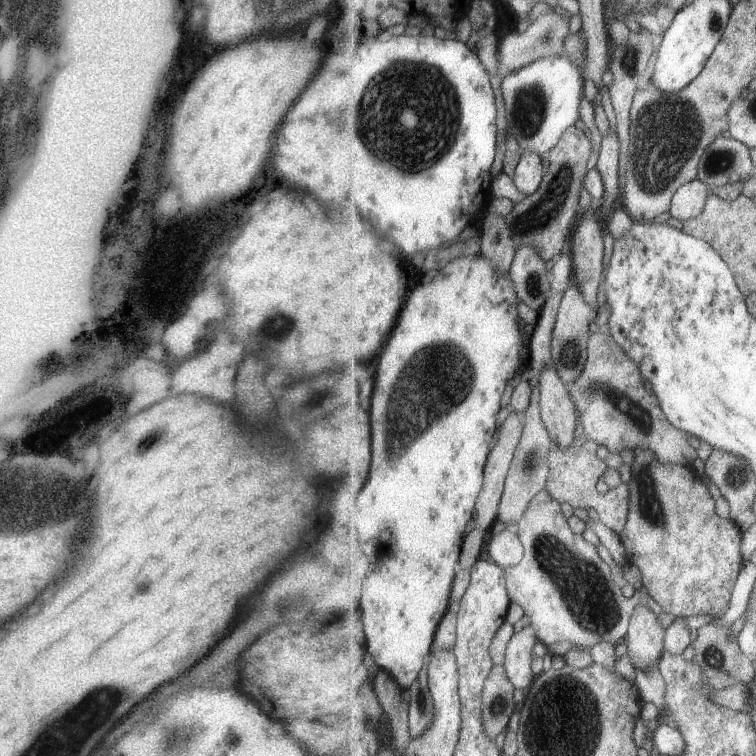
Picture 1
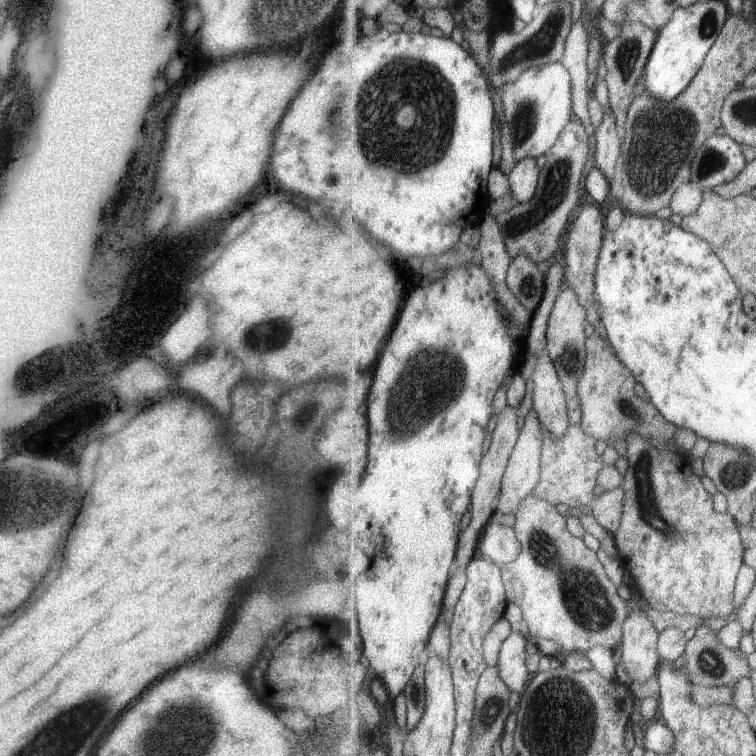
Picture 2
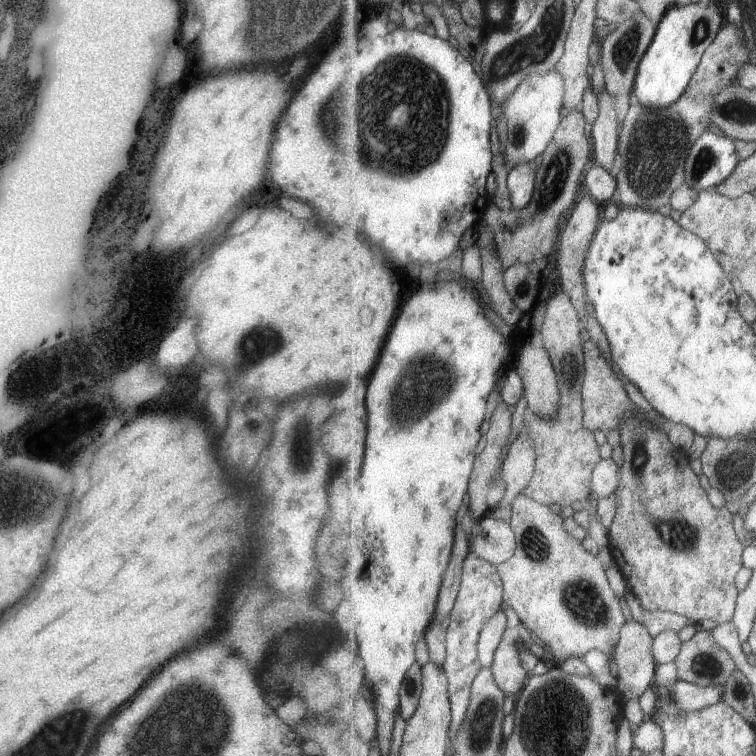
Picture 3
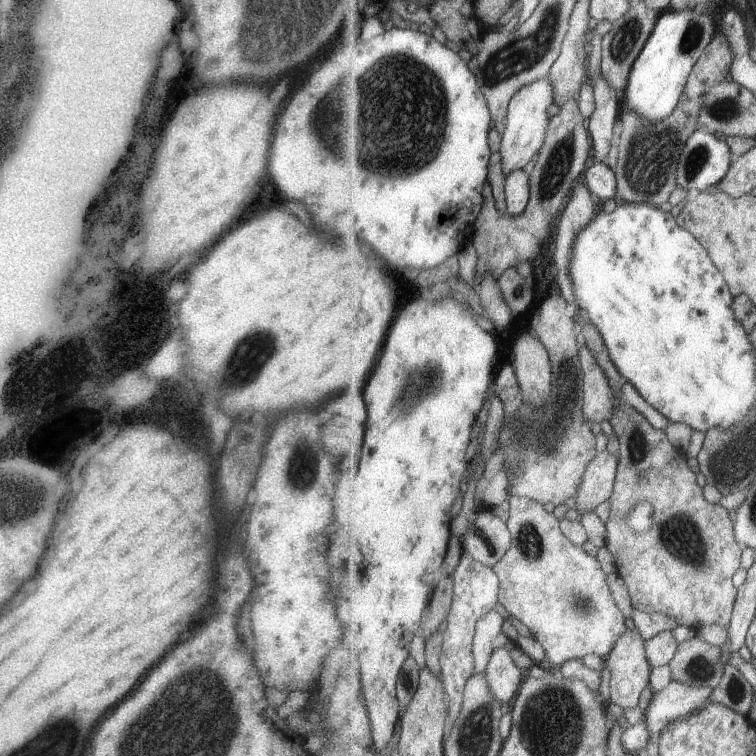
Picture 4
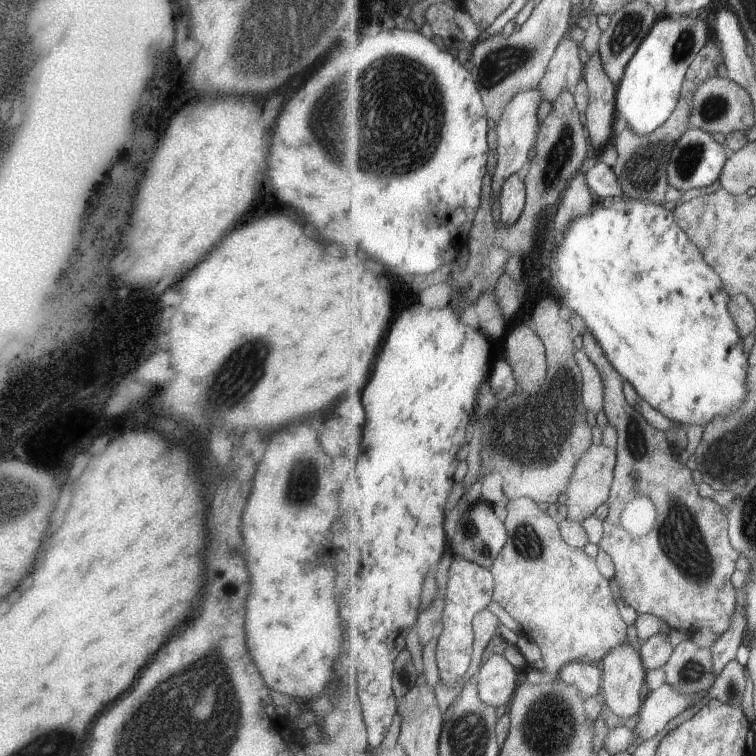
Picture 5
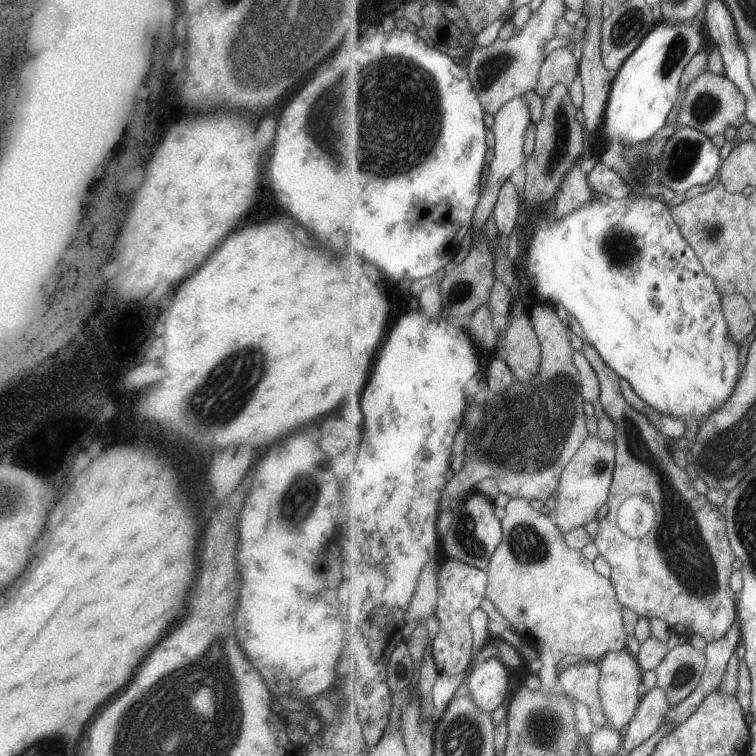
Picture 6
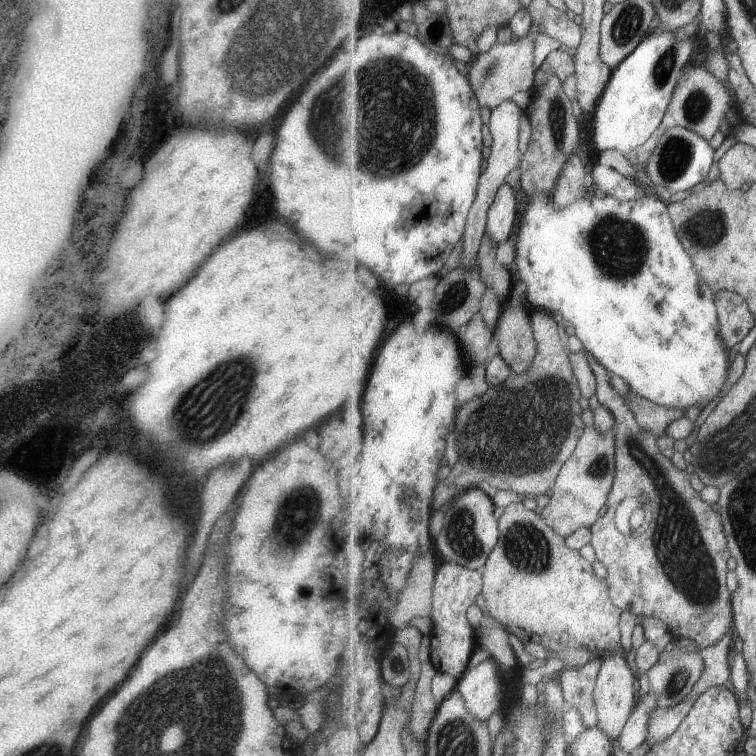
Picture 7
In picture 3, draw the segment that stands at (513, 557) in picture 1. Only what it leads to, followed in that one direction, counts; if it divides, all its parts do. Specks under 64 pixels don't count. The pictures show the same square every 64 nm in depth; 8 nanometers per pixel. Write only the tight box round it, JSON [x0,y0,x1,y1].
[469,514,517,566]

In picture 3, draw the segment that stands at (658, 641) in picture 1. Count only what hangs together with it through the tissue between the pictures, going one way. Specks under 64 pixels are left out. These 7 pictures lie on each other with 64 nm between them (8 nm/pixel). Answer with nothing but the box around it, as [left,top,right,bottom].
[611,618,658,702]

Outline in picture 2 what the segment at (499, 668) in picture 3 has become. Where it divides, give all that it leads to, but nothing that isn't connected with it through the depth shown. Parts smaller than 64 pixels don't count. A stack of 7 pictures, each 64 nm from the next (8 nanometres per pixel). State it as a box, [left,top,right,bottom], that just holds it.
[498,629,534,694]

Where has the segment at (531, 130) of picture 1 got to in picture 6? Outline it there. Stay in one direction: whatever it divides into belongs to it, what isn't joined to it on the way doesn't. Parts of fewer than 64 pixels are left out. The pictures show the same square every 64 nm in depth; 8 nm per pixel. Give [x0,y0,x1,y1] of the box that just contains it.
[472,96,531,236]

